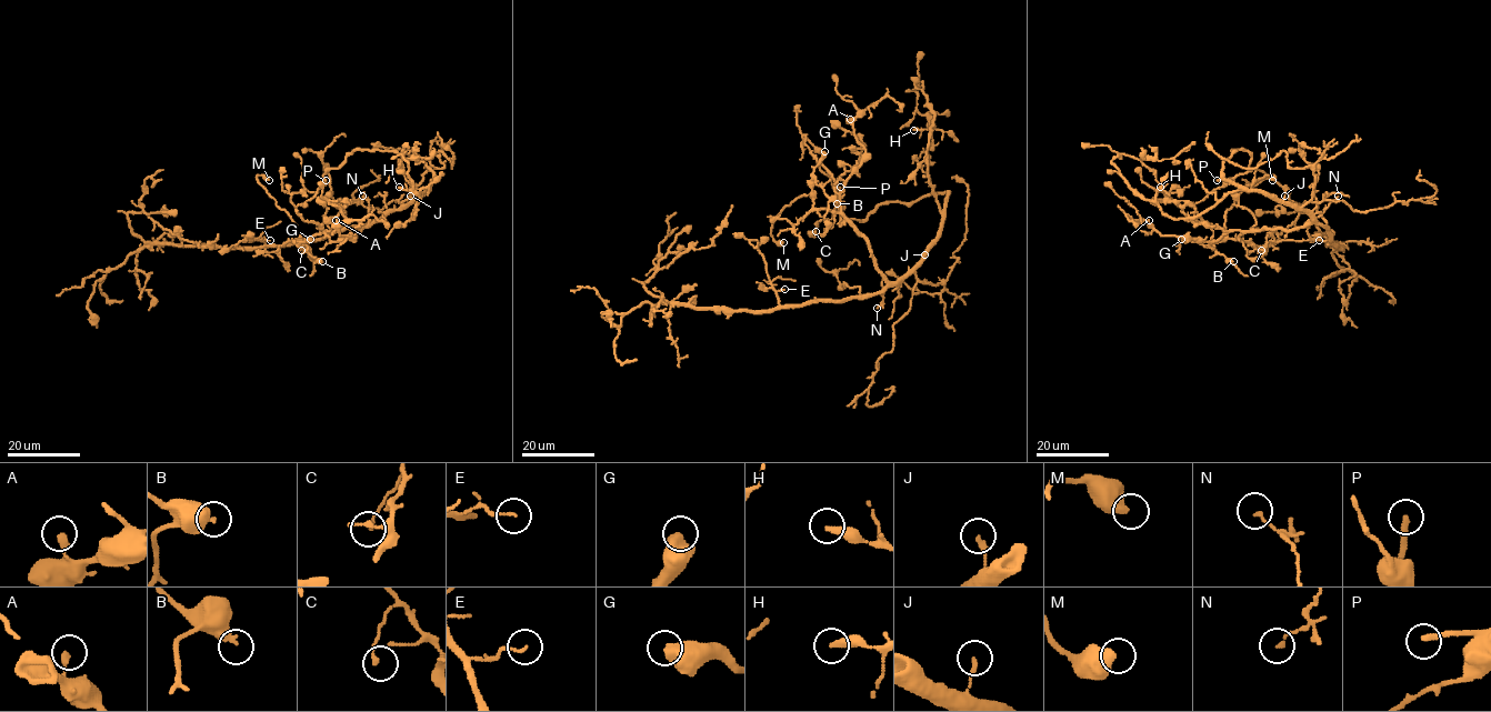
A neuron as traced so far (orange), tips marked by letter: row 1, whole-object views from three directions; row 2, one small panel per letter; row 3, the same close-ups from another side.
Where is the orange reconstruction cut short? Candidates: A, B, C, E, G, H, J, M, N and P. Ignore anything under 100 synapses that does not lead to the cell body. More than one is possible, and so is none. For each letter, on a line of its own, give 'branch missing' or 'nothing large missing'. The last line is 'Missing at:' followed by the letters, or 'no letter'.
A: nothing large missing
B: nothing large missing
C: nothing large missing
E: nothing large missing
G: nothing large missing
H: nothing large missing
J: nothing large missing
M: nothing large missing
N: nothing large missing
P: branch missing
Missing at: P

